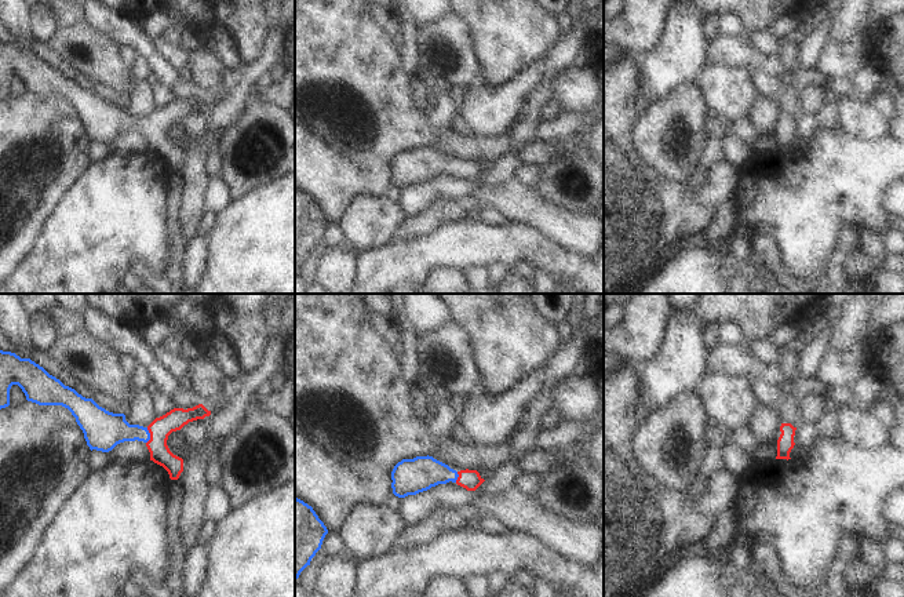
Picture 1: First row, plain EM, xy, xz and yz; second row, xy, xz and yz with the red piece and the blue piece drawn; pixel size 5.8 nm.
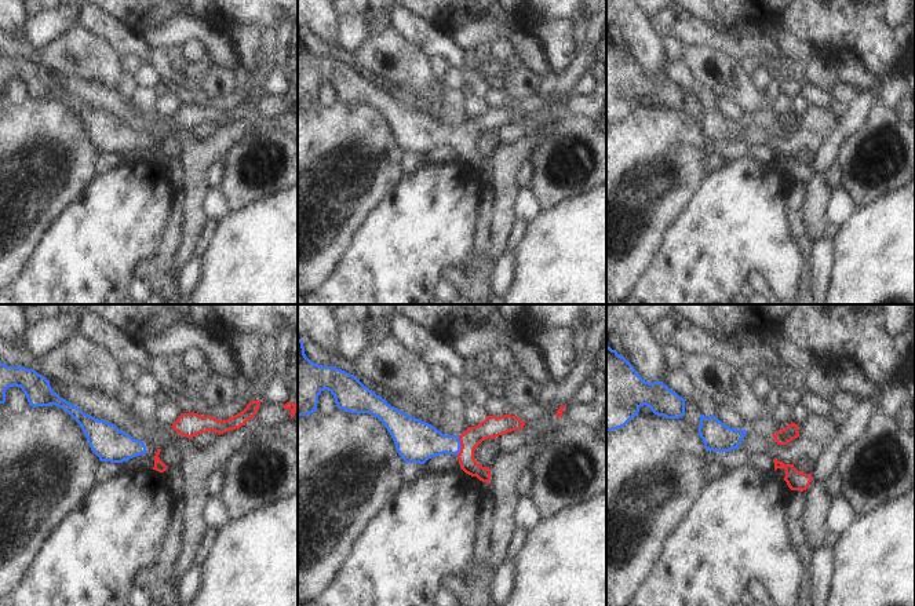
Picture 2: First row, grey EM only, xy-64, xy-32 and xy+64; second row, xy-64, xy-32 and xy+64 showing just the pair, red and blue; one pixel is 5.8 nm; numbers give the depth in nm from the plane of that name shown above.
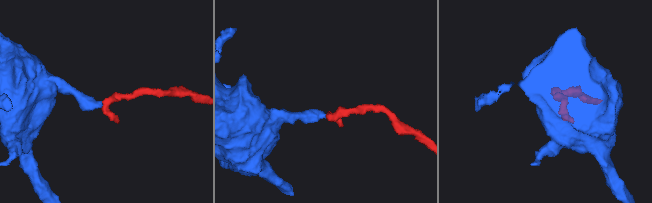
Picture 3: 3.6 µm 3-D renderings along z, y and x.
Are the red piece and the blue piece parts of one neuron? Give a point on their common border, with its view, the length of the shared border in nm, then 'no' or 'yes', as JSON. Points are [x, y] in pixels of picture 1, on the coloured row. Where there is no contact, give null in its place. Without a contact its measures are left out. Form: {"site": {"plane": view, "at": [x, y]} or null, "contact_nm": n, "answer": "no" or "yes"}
{"site": {"plane": "xy", "at": [150, 436]}, "contact_nm": 100, "answer": "yes"}

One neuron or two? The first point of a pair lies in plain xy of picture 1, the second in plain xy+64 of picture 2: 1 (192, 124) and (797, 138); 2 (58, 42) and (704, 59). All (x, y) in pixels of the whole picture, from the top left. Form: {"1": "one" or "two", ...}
{"1": "one", "2": "one"}

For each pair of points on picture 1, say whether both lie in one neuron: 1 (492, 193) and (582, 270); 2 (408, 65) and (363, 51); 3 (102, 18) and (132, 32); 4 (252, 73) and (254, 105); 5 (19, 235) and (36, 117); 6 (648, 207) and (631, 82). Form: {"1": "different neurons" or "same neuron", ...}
{"1": "different neurons", "2": "different neurons", "3": "same neuron", "4": "different neurons", "5": "same neuron", "6": "same neuron"}

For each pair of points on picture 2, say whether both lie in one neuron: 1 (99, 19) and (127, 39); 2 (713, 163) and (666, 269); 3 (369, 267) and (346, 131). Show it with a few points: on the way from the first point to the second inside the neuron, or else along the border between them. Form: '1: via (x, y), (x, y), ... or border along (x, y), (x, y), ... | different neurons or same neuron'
1: via (106, 26), (120, 39) | same neuron
2: border along (726, 161), (708, 172) | different neurons
3: border along (383, 199), (357, 229), (345, 251) | different neurons

